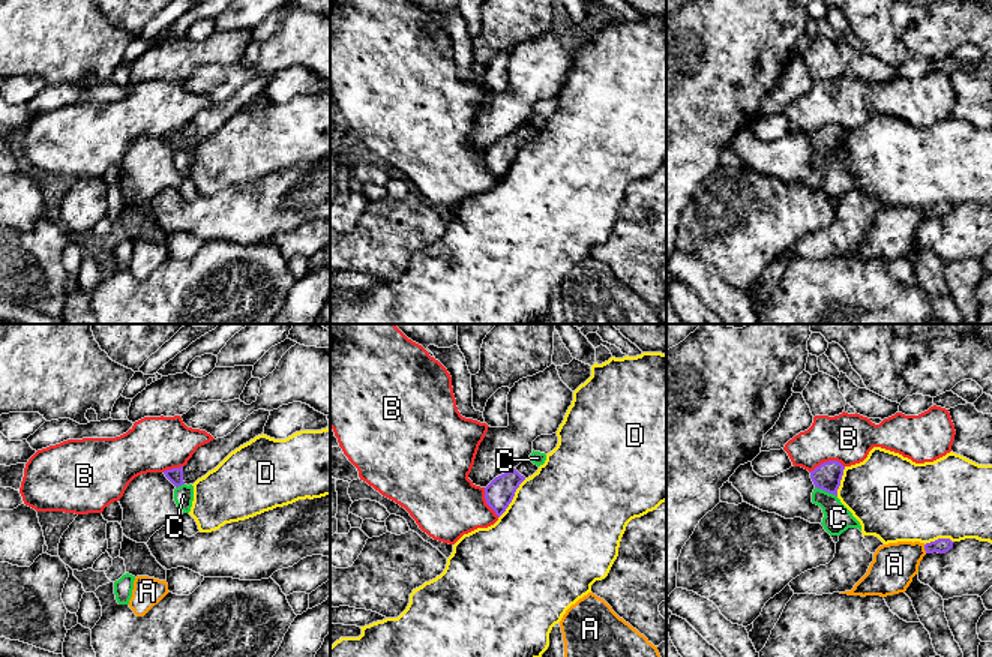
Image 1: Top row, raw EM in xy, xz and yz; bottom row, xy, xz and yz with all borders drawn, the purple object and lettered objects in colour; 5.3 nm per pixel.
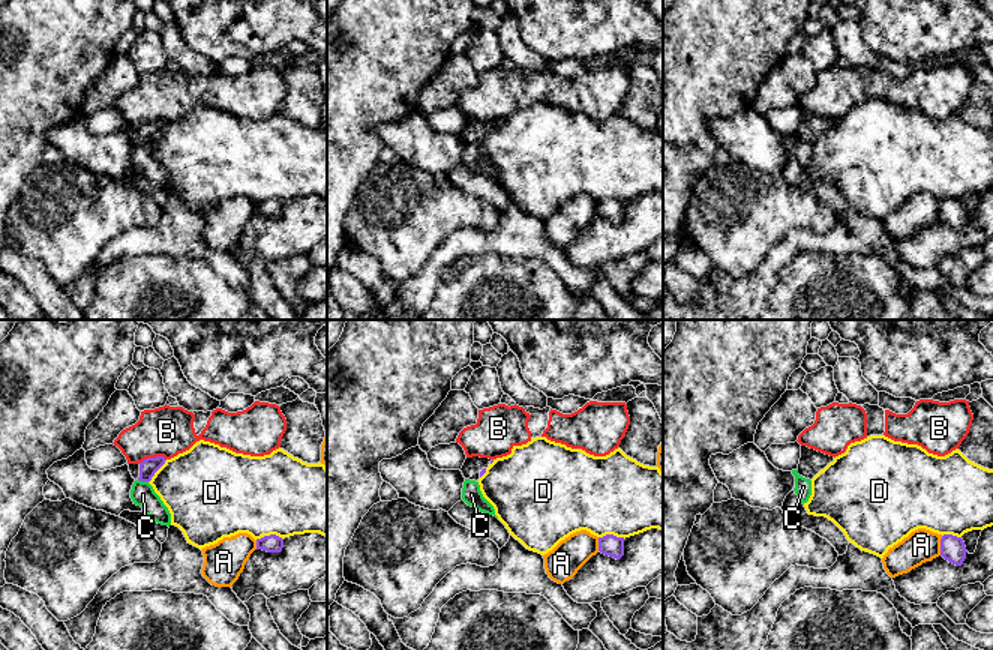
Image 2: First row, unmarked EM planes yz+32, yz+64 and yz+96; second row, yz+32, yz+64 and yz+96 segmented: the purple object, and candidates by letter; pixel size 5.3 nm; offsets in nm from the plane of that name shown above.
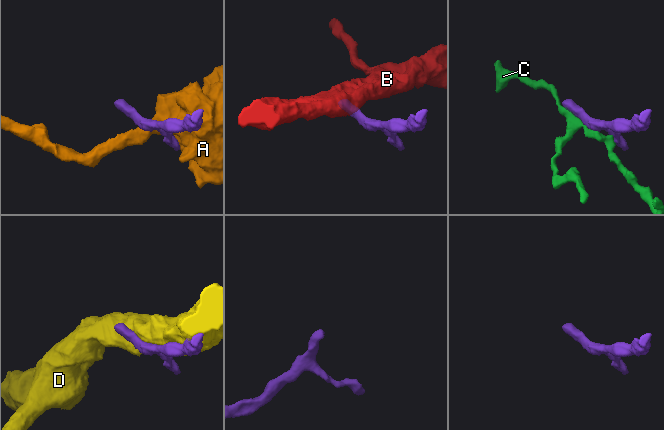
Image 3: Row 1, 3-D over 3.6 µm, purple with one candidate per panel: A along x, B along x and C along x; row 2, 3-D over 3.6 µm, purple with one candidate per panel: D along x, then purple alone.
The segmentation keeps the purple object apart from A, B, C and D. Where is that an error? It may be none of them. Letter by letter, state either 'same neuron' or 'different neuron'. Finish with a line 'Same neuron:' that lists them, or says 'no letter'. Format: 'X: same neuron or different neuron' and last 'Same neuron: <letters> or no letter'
A: different neuron
B: different neuron
C: different neuron
D: different neuron
Same neuron: no letter

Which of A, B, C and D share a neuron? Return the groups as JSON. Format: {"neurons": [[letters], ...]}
{"neurons": [["A"], ["B"], ["C"], ["D"]]}

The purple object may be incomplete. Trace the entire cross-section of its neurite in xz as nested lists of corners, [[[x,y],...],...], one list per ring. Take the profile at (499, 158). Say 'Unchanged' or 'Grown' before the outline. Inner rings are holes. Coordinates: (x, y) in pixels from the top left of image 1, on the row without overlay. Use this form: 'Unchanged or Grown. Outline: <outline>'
Grown. Outline: [[[525,123],[516,132],[495,141],[485,152],[486,168],[495,176],[498,182],[506,176],[506,172],[512,166],[519,148],[525,142],[537,136],[537,134],[537,129],[534,129],[530,123]]]

